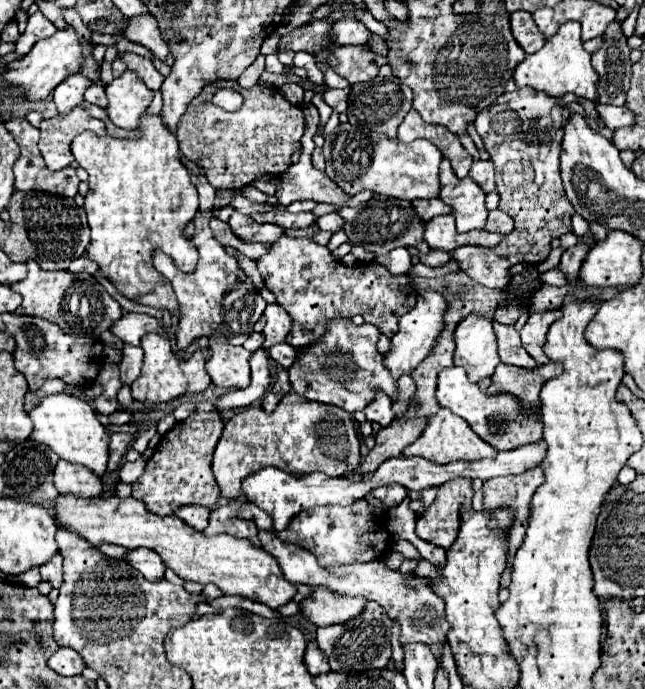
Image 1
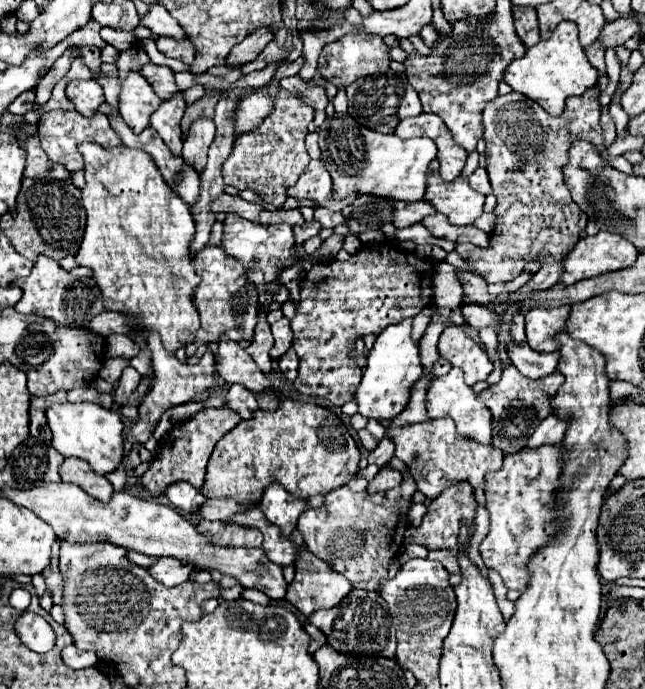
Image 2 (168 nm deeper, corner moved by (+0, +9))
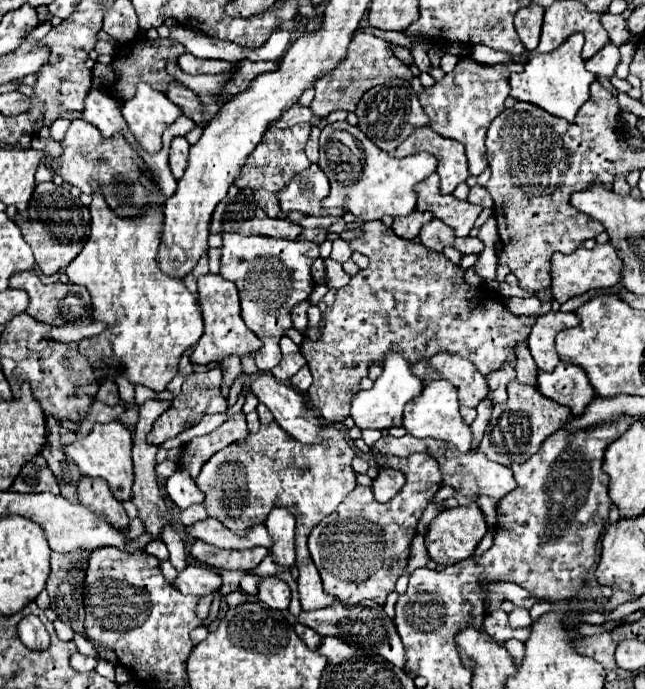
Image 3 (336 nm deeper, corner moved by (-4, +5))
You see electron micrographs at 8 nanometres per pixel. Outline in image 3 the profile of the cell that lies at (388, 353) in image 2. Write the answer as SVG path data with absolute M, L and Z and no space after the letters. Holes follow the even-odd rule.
M392 345L390 351L386 353L384 361L382 361L382 375L374 381L372 389L368 391L358 391L352 399L352 419L356 421L356 427L360 429L388 429L388 427L396 427L402 425L402 413L408 401L420 397L422 391L422 379L418 379L412 373L412 363L408 363L408 359L404 357L404 351L400 351L400 347Z

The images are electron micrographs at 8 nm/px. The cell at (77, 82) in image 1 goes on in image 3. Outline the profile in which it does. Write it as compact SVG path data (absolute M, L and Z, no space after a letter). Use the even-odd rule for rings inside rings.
M92 89L88 93L82 119L92 123L94 127L98 127L98 131L104 137L110 137L114 133L122 133L126 129L126 121L122 119L122 113L120 113L116 101L100 89Z

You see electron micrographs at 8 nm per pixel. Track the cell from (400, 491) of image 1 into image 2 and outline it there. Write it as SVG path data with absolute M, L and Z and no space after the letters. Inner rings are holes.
M382 467L378 475L368 483L368 493L378 493L378 491L388 491L392 487L398 487L402 483L402 473L394 467Z

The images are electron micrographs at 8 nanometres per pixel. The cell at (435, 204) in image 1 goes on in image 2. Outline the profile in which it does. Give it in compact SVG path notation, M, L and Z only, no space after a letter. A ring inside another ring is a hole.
M416 201L416 203L394 203L394 217L392 223L394 227L410 227L414 223L420 223L426 215L434 215L436 209L426 203L426 201Z

